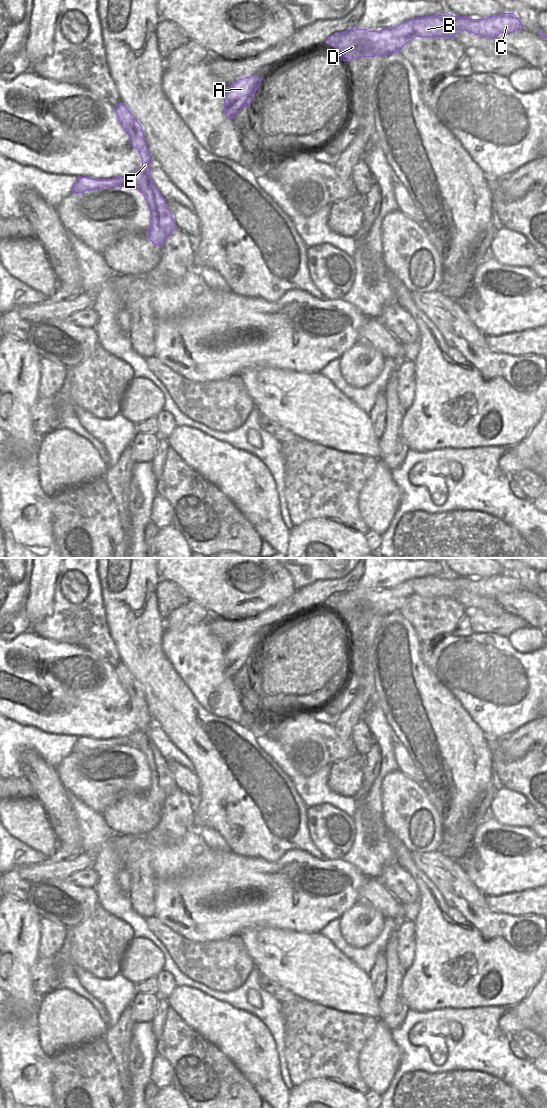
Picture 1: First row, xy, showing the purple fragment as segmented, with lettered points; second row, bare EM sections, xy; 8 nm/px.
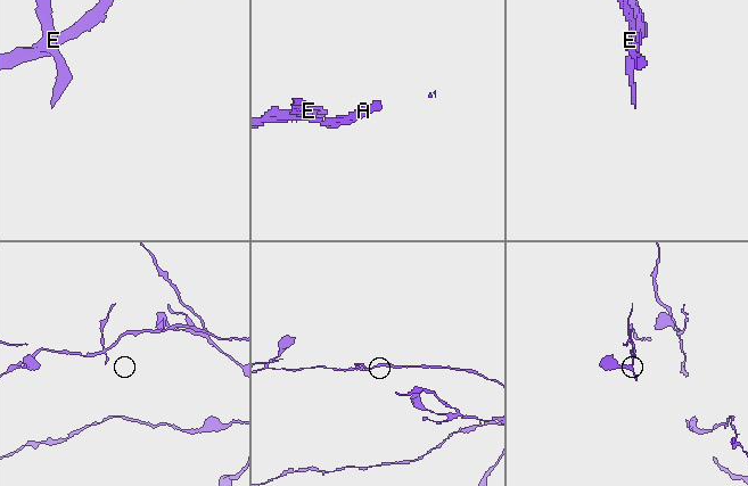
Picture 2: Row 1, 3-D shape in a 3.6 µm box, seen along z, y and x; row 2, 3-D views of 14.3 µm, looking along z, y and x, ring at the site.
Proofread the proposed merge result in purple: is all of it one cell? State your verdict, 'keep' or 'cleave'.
cleave

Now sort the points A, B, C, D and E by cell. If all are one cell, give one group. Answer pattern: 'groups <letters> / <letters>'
groups A B C D / E

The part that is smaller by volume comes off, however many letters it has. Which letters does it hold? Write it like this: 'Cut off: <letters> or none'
Cut off: E

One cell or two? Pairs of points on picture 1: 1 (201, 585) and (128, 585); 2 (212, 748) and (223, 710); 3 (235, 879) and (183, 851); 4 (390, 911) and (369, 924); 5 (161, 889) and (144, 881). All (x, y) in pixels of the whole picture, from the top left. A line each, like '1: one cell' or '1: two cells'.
1: two cells
2: two cells
3: two cells
4: two cells
5: two cells

